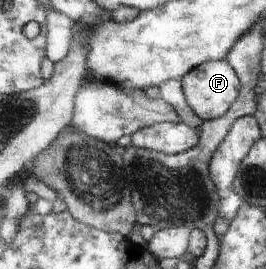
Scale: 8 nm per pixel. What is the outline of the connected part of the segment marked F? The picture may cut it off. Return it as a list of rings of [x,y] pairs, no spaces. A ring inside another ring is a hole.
[[[228,59],[202,64],[189,72],[188,75],[185,75],[182,81],[189,104],[204,121],[215,120],[227,115],[237,99],[240,98],[243,88],[239,73]]]

